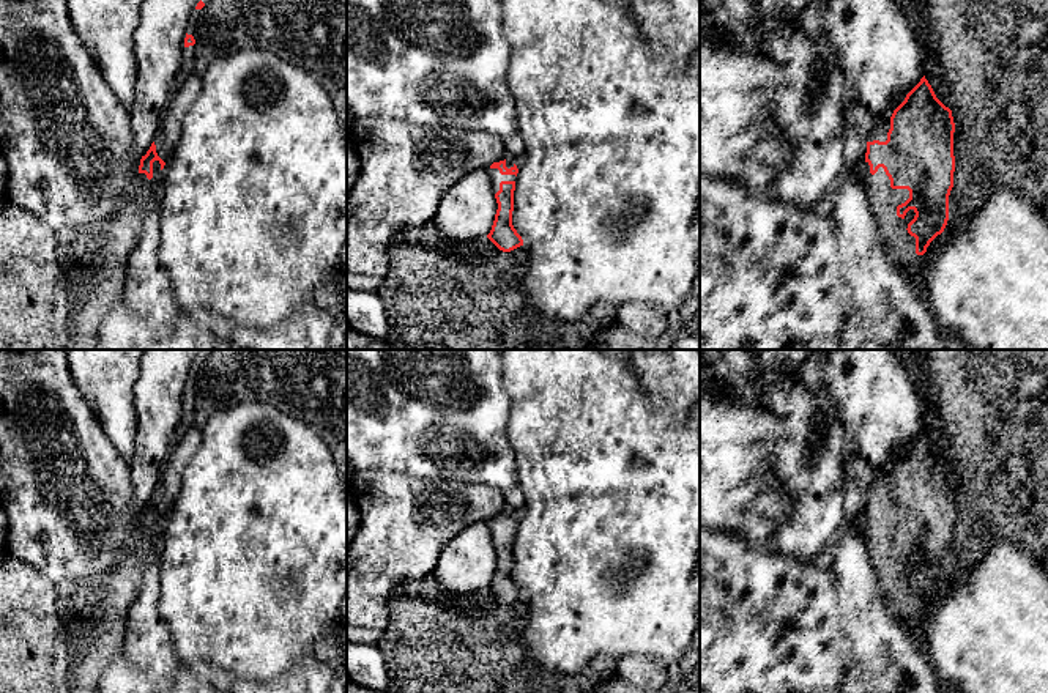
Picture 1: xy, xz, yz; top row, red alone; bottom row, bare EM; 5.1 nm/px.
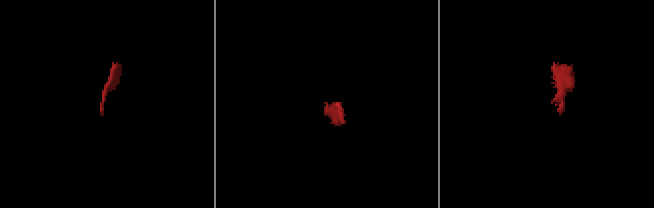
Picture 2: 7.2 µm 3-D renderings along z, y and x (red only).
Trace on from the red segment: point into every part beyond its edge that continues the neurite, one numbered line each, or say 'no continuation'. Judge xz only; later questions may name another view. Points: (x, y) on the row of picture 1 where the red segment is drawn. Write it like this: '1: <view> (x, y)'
1: xz (495, 175)

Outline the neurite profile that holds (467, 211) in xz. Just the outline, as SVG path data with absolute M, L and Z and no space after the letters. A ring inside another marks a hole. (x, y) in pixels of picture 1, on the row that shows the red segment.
M476 169L443 195L432 222L449 239L478 239L490 233L496 209L489 169Z

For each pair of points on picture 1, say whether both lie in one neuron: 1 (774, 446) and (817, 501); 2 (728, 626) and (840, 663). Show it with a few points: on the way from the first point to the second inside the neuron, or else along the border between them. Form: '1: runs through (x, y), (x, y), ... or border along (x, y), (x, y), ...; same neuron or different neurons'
1: runs through (788, 457), (813, 482), (813, 487); same neuron
2: runs through (757, 654), (766, 663), (812, 663); same neuron

